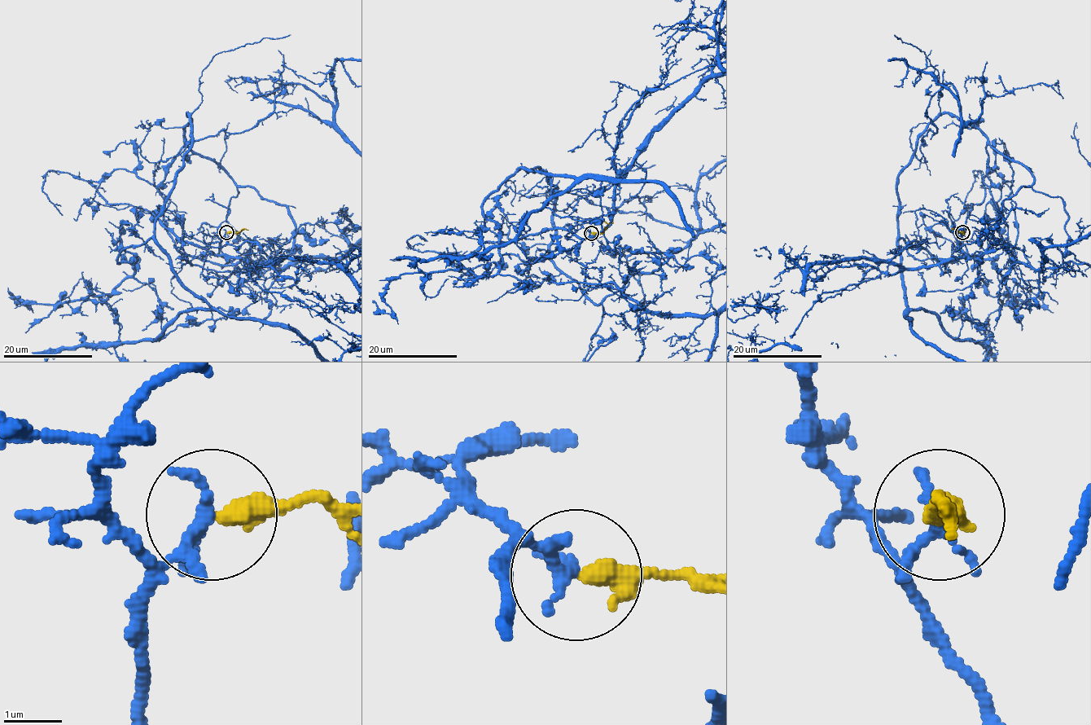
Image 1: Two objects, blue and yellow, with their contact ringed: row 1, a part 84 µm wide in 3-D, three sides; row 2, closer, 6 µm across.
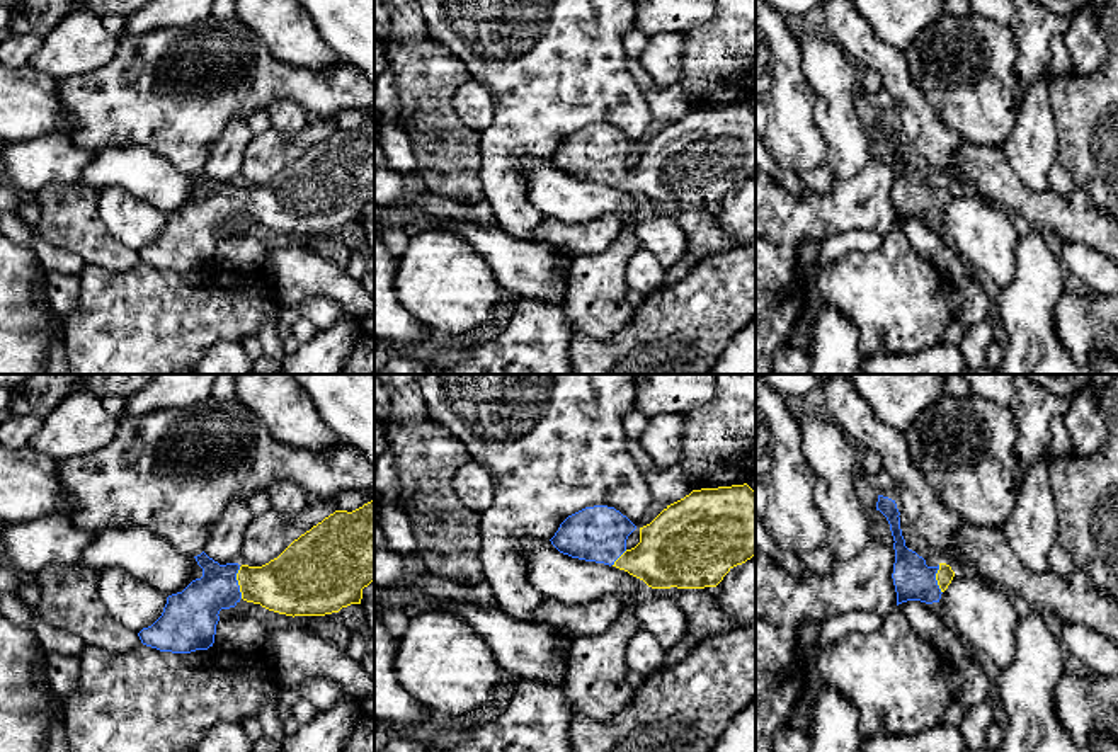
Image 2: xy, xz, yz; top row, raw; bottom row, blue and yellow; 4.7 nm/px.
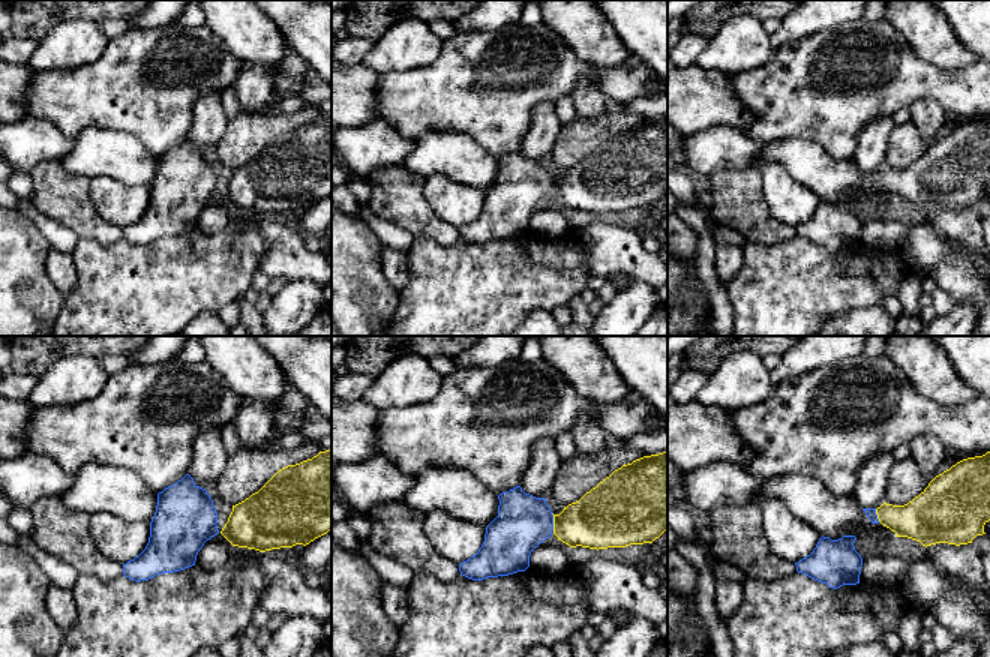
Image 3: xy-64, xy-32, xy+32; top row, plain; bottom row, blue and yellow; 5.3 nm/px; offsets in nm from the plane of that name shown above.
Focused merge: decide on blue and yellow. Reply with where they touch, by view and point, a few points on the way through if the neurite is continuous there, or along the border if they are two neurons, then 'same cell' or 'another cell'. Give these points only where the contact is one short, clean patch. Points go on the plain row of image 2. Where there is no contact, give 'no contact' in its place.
xy (237, 201) | across xy (194, 230), (216, 208), (237, 201), (290, 203) | same cell

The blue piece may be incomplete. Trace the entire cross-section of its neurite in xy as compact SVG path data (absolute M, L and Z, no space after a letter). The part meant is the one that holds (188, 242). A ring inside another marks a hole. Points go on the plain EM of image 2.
M374 119L352 131L335 129L262 185L220 184L204 170L194 177L202 196L167 216L162 235L138 252L143 264L172 272L208 269L214 262L220 230L242 218L293 236L325 235L361 223L362 208L374 201Z

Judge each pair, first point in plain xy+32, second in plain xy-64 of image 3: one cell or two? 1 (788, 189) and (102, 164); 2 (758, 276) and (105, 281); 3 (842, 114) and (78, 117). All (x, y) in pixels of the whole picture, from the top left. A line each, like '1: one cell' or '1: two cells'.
1: two cells
2: one cell
3: one cell

